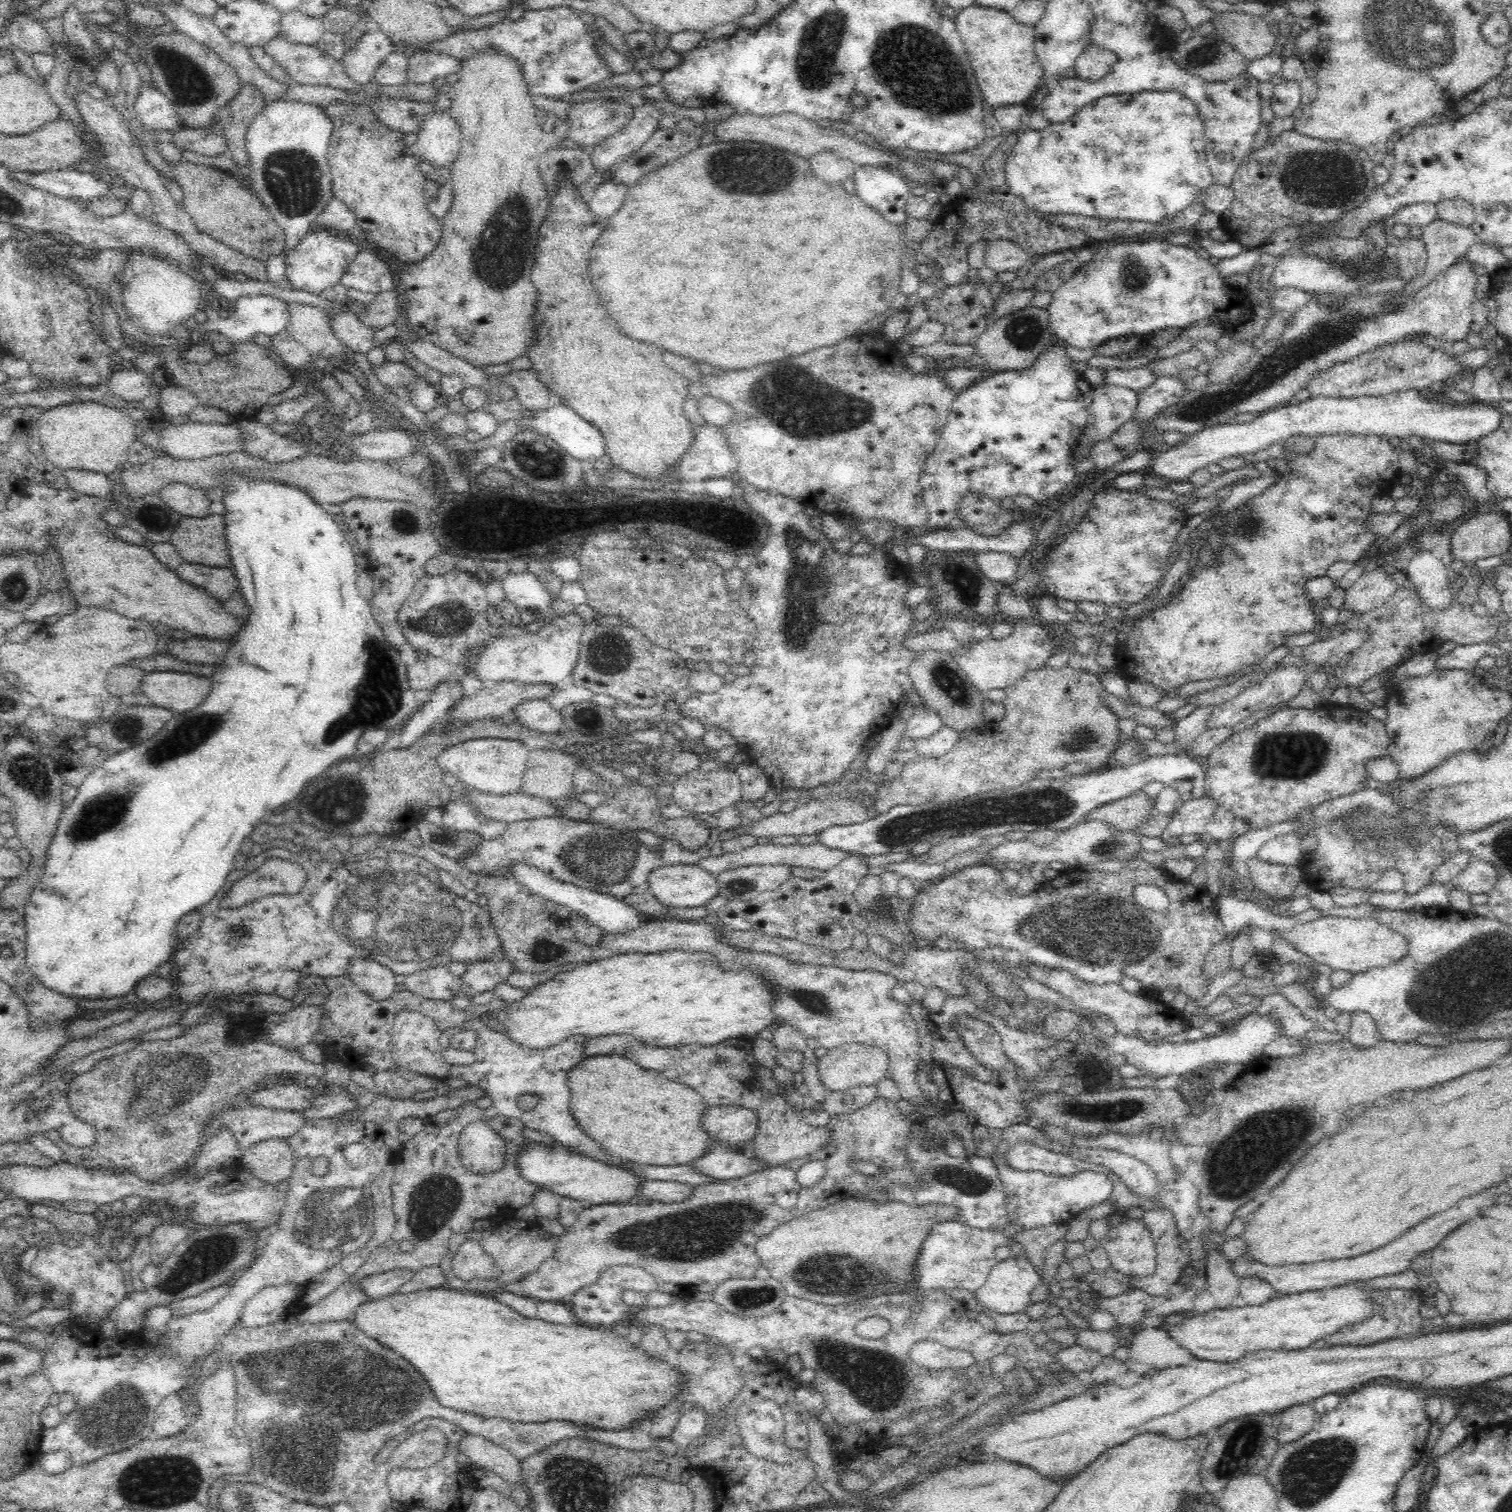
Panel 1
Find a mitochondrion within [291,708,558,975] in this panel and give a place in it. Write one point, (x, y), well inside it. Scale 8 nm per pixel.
(409, 911)

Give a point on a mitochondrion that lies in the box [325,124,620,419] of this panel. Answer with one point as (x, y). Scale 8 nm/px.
(497, 256)

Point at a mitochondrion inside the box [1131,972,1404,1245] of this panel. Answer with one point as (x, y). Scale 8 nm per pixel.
(1249, 1150)

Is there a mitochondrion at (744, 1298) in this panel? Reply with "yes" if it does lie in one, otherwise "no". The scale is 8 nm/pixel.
yes

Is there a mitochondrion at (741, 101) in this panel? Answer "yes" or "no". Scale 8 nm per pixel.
no

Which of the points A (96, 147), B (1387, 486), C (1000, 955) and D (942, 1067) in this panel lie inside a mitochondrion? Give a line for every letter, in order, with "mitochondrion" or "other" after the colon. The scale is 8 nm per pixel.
A: other
B: other
C: other
D: other

